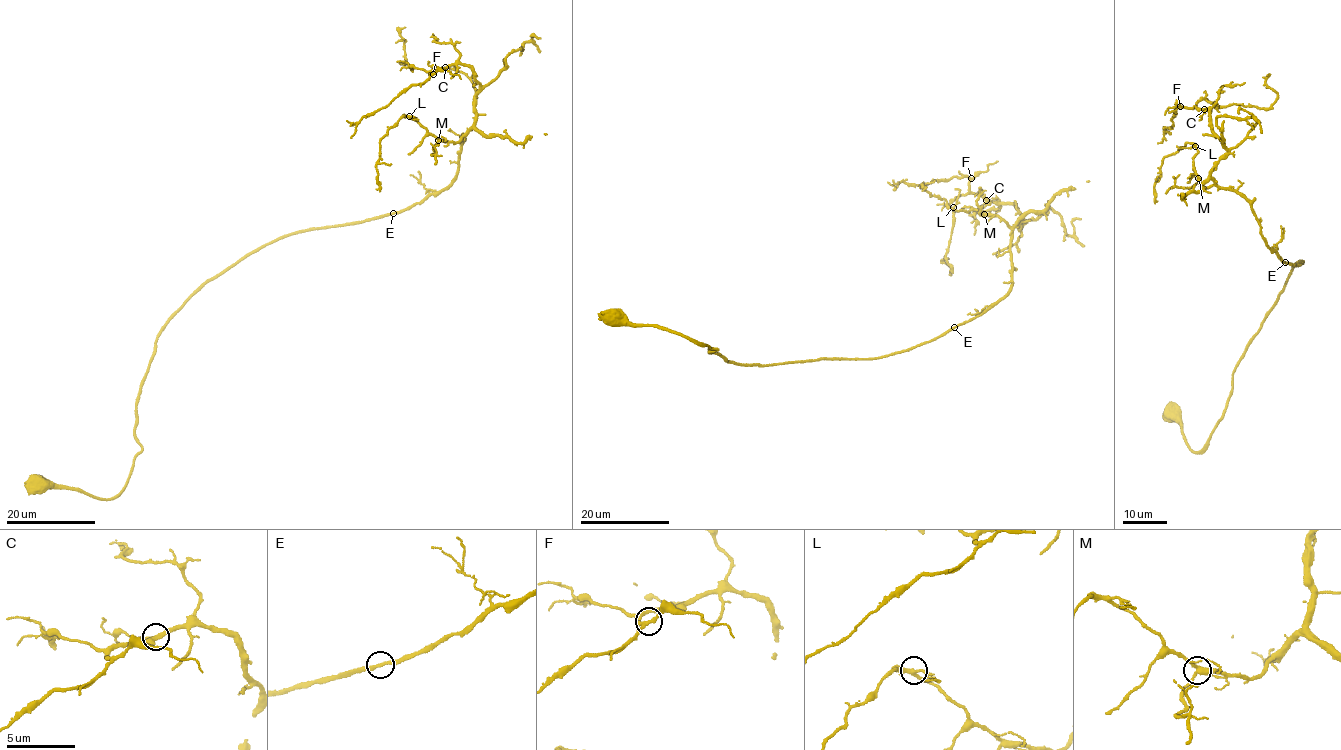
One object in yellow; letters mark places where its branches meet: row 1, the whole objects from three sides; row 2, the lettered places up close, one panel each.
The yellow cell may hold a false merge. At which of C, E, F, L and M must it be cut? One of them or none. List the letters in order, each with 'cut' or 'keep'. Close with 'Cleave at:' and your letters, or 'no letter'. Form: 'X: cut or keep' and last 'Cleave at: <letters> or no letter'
C: keep
E: keep
F: keep
L: keep
M: keep
Cleave at: no letter

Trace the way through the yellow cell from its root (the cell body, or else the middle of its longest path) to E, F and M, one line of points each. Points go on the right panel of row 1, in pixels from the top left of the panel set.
E: (1175, 415), (1192, 451), (1203, 448), (1222, 418), (1235, 365), (1284, 290), (1293, 265), (1303, 263), (1285, 263)
F: (1175, 415), (1203, 448), (1303, 263), (1282, 261), (1251, 205), (1211, 176), (1227, 150), (1208, 109), (1180, 106)
M: (1175, 415), (1192, 451), (1203, 448), (1235, 365), (1303, 263), (1282, 261), (1243, 197), (1198, 178)

